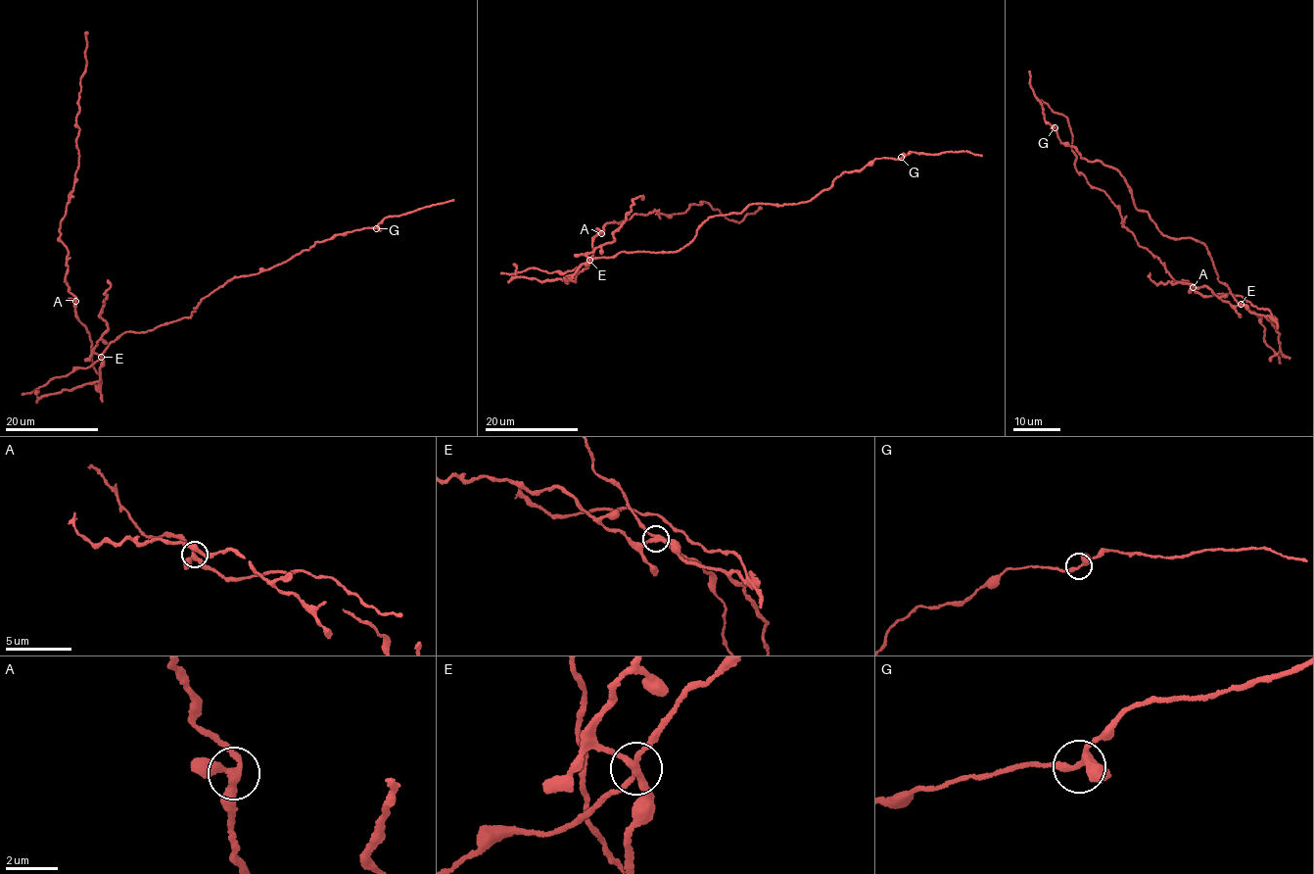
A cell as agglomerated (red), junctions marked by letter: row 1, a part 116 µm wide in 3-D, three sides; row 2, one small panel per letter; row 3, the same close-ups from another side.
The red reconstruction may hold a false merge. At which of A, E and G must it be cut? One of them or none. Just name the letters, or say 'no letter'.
E

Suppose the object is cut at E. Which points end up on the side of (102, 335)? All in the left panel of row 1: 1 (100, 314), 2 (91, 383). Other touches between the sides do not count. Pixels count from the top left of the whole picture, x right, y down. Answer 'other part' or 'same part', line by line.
1: same part
2: same part

